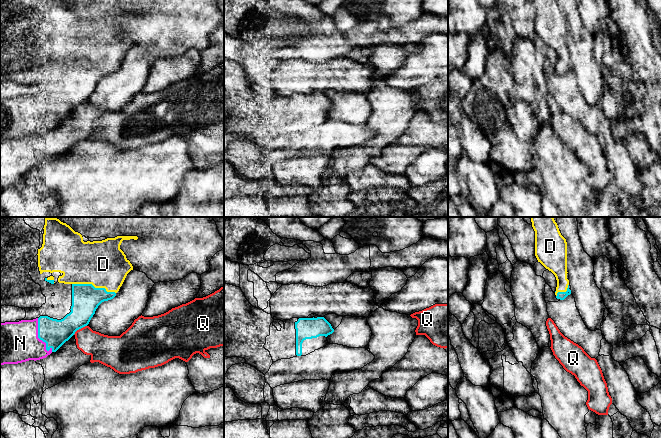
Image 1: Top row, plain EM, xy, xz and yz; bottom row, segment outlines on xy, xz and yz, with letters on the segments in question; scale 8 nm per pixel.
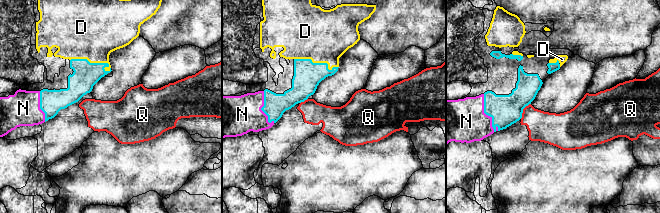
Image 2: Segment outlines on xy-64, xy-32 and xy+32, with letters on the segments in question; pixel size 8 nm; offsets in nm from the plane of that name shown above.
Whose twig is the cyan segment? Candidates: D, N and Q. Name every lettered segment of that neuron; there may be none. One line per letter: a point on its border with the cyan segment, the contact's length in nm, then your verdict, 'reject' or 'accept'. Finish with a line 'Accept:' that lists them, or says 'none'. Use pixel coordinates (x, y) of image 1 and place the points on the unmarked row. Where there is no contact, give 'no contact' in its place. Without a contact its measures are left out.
D: meets cyan in xy at (93, 62); contact 360 nm long; accept
N: meets cyan in xy at (38, 113); contact 300 nm long; reject
Q: meets cyan in xy at (79, 104); contact 130 nm long; reject
Accept: D

